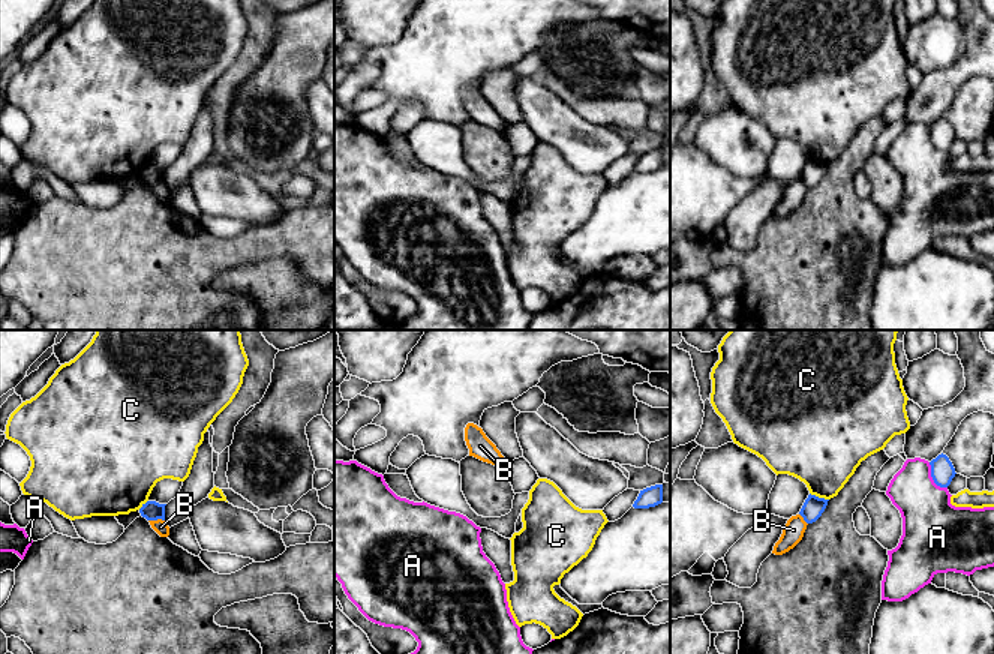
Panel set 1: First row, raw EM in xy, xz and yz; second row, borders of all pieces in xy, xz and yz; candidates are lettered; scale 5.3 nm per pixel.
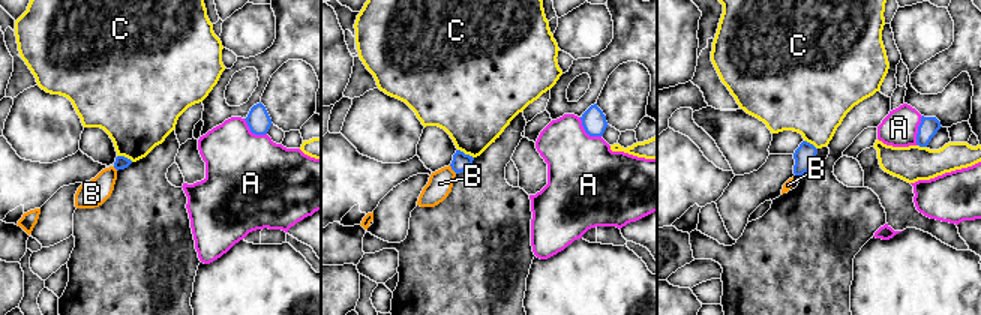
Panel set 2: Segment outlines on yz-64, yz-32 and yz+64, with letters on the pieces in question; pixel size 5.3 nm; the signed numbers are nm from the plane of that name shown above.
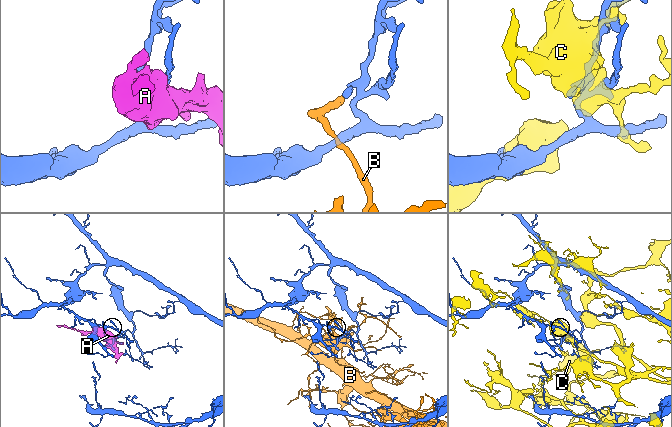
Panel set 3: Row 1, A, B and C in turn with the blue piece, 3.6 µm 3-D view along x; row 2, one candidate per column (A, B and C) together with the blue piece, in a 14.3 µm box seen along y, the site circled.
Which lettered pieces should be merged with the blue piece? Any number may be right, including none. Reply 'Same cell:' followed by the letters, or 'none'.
Same cell: none

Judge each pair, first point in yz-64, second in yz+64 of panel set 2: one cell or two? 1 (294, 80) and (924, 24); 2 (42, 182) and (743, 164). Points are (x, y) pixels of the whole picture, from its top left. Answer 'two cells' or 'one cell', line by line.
1: one cell
2: two cells

